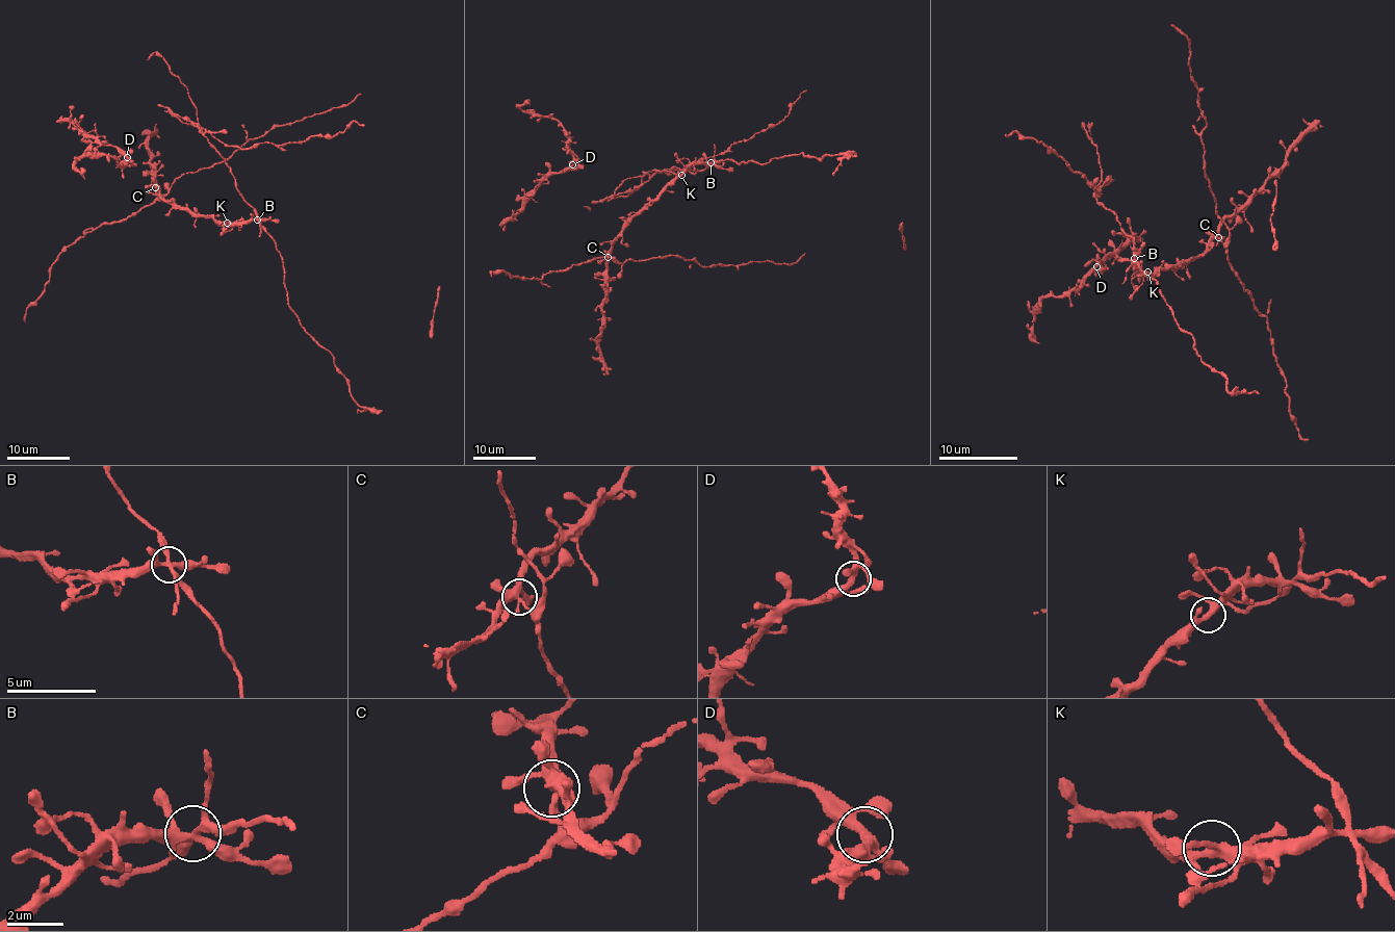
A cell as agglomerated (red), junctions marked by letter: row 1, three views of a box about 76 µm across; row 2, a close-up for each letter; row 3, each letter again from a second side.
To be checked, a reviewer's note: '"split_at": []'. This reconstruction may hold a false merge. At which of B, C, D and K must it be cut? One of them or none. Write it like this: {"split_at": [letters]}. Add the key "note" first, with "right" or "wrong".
{"note": "wrong", "split_at": ["B"]}

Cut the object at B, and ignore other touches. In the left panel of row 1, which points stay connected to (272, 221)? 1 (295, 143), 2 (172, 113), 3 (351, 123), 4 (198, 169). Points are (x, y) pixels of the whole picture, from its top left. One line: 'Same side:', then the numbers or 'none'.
Same side: 4

